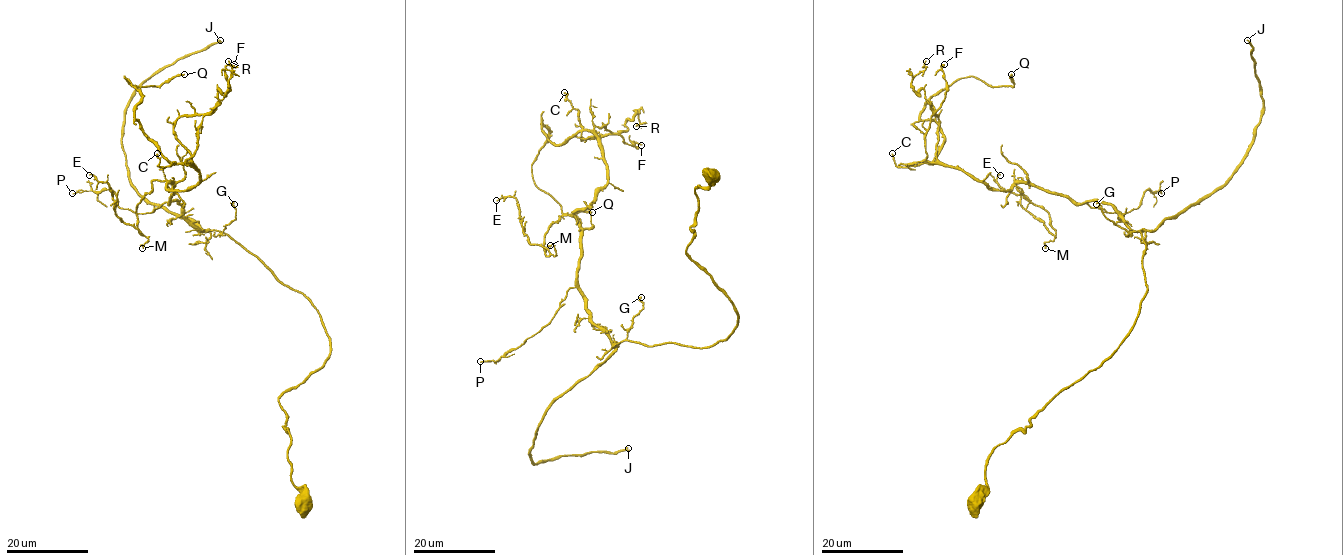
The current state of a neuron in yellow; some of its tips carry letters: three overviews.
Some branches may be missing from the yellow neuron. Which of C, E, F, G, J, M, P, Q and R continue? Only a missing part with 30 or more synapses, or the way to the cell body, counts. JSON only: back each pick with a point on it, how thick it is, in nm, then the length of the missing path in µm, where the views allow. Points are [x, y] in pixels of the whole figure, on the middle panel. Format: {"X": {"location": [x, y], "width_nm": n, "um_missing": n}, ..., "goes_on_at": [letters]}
{"J": {"location": [628, 448], "width_nm": 240, "um_missing": 400}, "goes_on_at": ["J"]}

